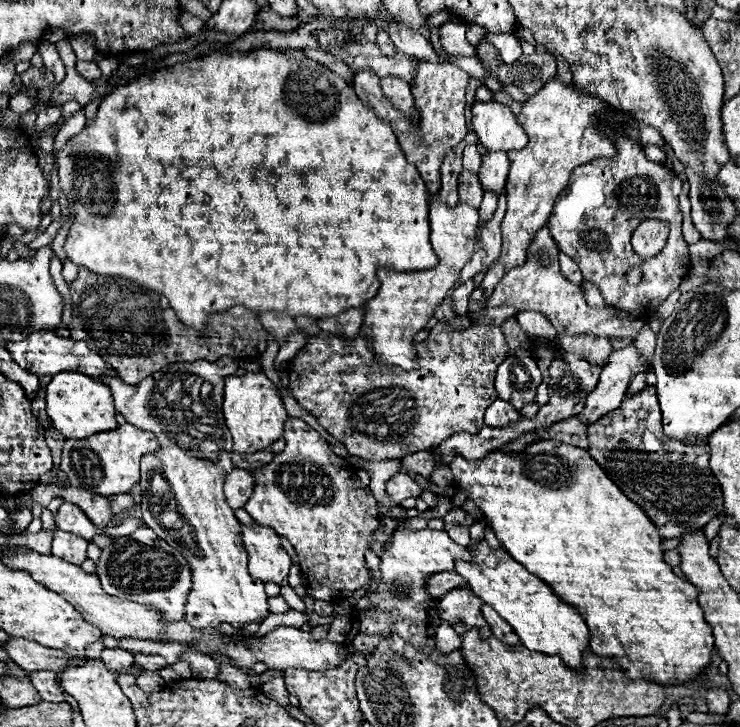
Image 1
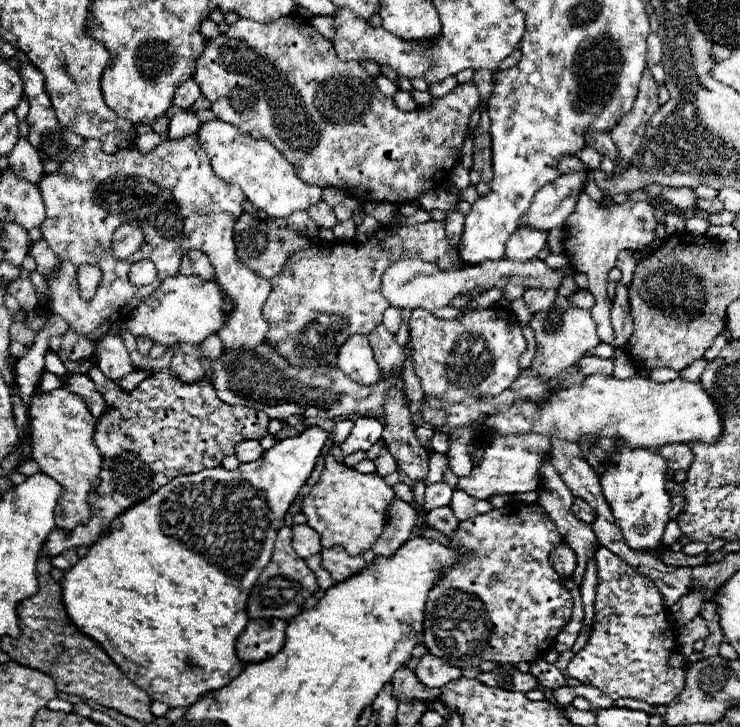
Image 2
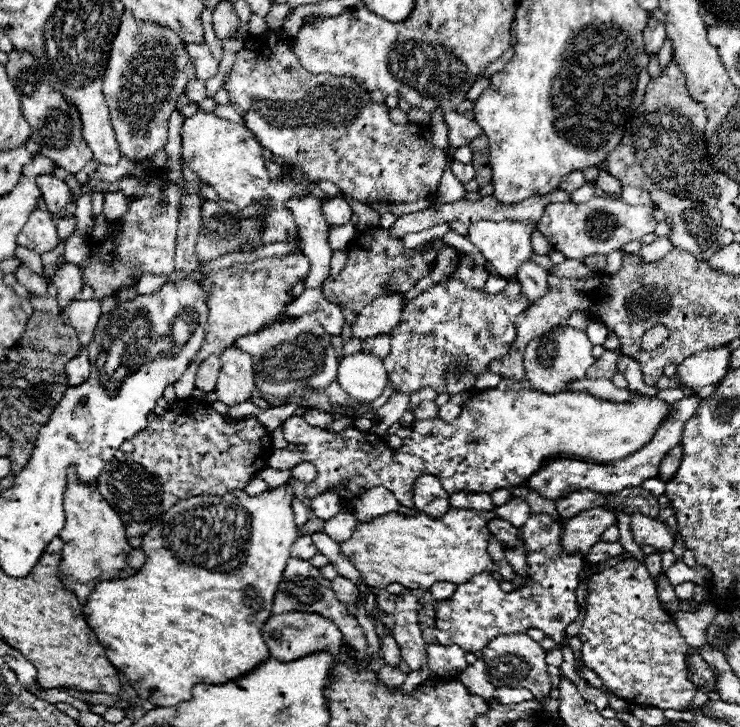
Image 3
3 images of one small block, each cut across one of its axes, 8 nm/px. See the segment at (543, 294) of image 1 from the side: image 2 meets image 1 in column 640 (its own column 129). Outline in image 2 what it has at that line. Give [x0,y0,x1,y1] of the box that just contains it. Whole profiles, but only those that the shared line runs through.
[128,276,234,346]

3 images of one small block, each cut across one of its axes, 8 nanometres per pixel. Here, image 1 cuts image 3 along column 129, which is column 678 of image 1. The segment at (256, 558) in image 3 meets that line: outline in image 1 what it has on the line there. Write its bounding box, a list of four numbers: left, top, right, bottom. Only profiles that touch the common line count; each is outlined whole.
[450,440,714,686]

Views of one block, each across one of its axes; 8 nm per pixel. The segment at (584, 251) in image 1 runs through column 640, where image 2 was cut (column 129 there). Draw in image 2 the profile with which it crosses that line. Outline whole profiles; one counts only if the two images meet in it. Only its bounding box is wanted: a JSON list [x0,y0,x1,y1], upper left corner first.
[40,134,270,350]

